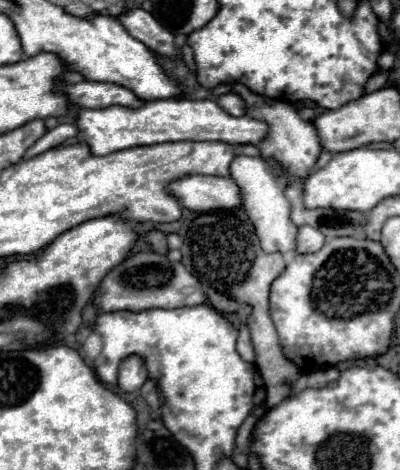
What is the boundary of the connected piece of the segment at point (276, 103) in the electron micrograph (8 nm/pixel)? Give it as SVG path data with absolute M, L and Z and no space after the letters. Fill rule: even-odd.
M234 82L232 86L234 86L234 94L238 94L238 96L246 102L246 116L268 124L268 134L266 134L266 138L258 144L262 156L264 156L264 158L274 158L274 160L278 160L282 166L286 166L286 178L304 180L306 174L308 174L308 172L312 170L312 166L316 164L320 152L322 152L322 146L320 146L320 142L318 142L318 134L316 134L312 122L300 120L298 114L296 114L296 110L294 110L288 102L260 96L260 94L248 90L248 88L246 88L244 84L240 84L240 82Z

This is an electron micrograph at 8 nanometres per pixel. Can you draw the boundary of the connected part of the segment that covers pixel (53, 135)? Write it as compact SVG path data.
M60 124L60 126L52 128L50 132L46 132L46 134L26 152L24 158L30 160L30 158L34 158L34 156L38 156L38 154L42 154L42 152L46 152L46 150L50 150L50 148L56 148L56 146L64 144L64 140L68 140L68 138L72 138L72 136L76 136L76 134L80 134L80 130L78 130L74 124Z

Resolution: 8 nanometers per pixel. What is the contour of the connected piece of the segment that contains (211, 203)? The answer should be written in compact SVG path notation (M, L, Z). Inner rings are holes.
M186 176L168 186L176 200L194 212L242 210L240 186L230 178L218 176Z

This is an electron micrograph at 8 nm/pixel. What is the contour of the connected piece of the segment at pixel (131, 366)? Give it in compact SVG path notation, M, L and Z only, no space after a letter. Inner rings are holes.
M128 356L122 366L120 366L120 374L118 374L118 386L122 392L136 392L144 386L144 382L148 380L148 372L144 362L138 356Z

